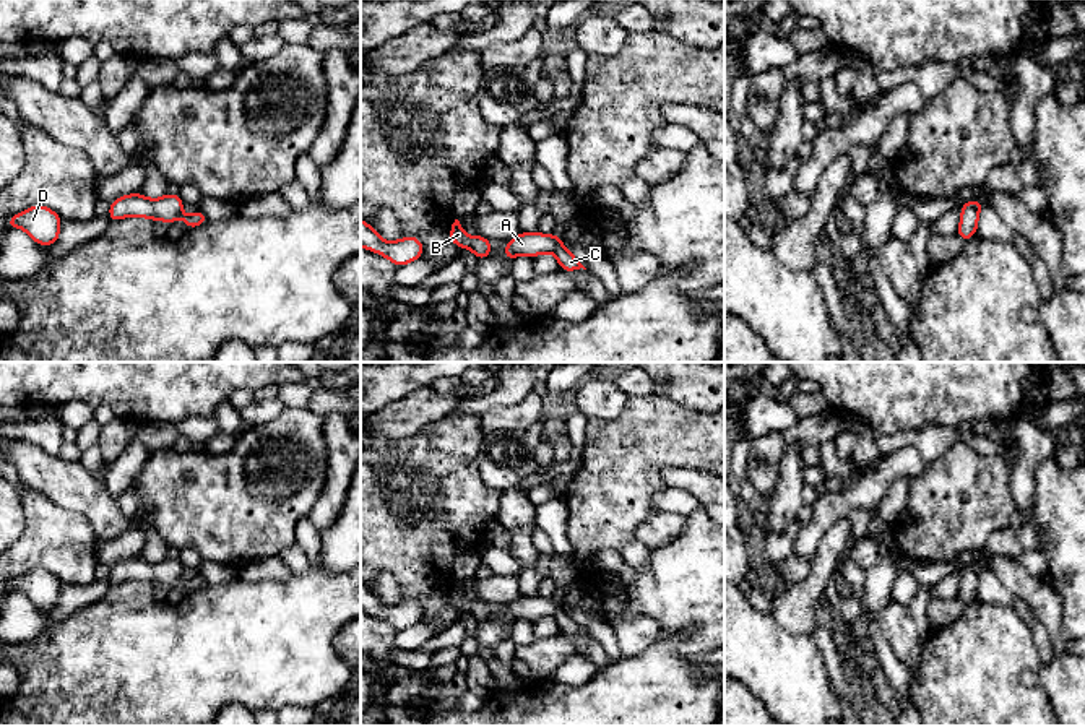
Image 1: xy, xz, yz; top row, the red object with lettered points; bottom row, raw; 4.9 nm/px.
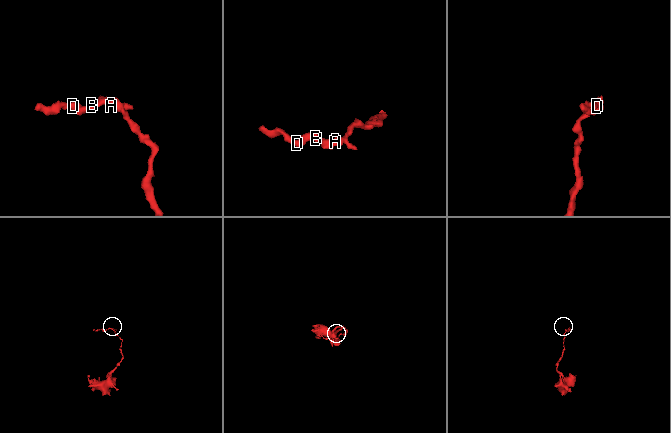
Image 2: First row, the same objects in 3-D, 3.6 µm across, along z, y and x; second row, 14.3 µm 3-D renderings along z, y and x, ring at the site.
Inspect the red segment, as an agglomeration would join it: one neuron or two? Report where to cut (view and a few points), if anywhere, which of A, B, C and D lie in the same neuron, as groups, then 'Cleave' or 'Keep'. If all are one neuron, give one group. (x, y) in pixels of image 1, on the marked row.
No split. Groups: A B C D. Keep

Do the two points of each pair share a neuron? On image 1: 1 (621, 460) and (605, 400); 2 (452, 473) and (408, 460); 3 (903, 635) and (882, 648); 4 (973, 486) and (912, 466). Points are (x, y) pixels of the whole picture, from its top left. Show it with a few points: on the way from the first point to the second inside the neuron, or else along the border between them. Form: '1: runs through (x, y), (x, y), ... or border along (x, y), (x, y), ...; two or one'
1: border along (631, 398), (616, 418), (590, 419); two
2: runs through (440, 473), (419, 471); one
3: border along (881, 608), (877, 613), (879, 630), (910, 678); two
4: border along (928, 462), (910, 479); two

